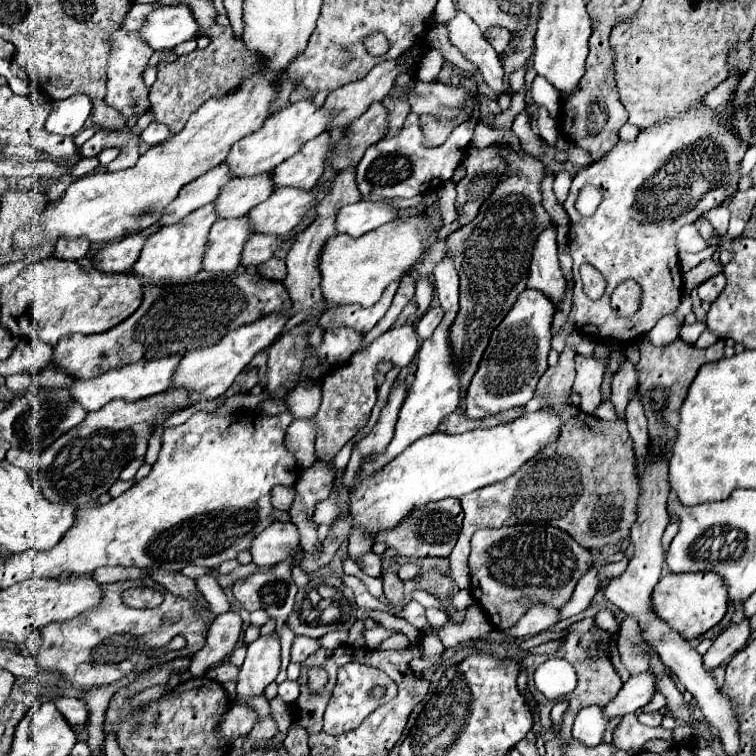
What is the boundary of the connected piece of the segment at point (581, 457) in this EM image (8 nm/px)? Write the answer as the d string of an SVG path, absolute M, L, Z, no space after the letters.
M566 347L560 353L560 361L554 367L548 367L546 373L540 377L534 397L542 397L546 403L544 407L550 407L558 411L564 419L564 425L560 429L558 441L540 449L532 461L526 461L508 481L500 481L496 485L488 485L484 489L476 489L468 493L468 497L462 497L464 507L464 525L458 537L456 547L450 553L450 576L455 585L461 590L470 587L470 571L468 567L468 543L472 539L472 533L482 527L506 527L506 525L520 525L520 523L546 523L552 527L558 527L566 533L570 533L584 549L602 549L608 543L622 543L622 539L630 533L632 523L636 521L636 499L640 495L638 485L638 473L634 471L634 449L632 439L628 437L628 429L620 421L602 421L594 415L582 413L576 405L568 401L572 381L574 381L574 357L576 353Z

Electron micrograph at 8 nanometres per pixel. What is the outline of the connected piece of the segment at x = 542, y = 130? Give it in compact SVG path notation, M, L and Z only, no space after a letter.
M538 107L538 135L540 135L550 147L554 147L556 137L558 137L558 127L556 127L556 121L550 117L548 109L544 109L544 107Z

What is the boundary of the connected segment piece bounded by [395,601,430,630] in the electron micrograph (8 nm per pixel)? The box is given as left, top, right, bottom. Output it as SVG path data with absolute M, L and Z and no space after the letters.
M410 601L403 609L396 613L397 617L403 618L418 630L427 629L430 624L425 616L426 610L416 601Z

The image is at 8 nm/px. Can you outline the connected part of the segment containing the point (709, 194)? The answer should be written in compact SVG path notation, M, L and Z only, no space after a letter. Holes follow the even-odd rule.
M750 41L738 45L730 53L728 63L736 73L708 93L704 105L698 105L692 113L684 113L684 117L676 117L676 121L664 121L664 125L644 129L632 143L618 141L608 155L598 163L580 169L572 179L572 189L564 203L564 209L570 215L568 247L574 259L574 307L570 319L584 335L626 345L638 341L640 335L646 335L660 317L672 315L678 309L682 299L682 271L678 261L674 261L674 237L680 227L696 221L696 217L730 197L740 179L738 171L746 145L740 145L740 141L732 137L726 121L730 117L728 101L732 99L732 89L736 87L740 73L748 69L750 53ZM584 185L602 189L602 203L592 217L582 217L574 207ZM582 263L594 265L608 281L608 287L598 301L592 301L582 291L578 273ZM624 279L634 279L644 293L640 311L628 319L614 315L610 307L610 295Z

